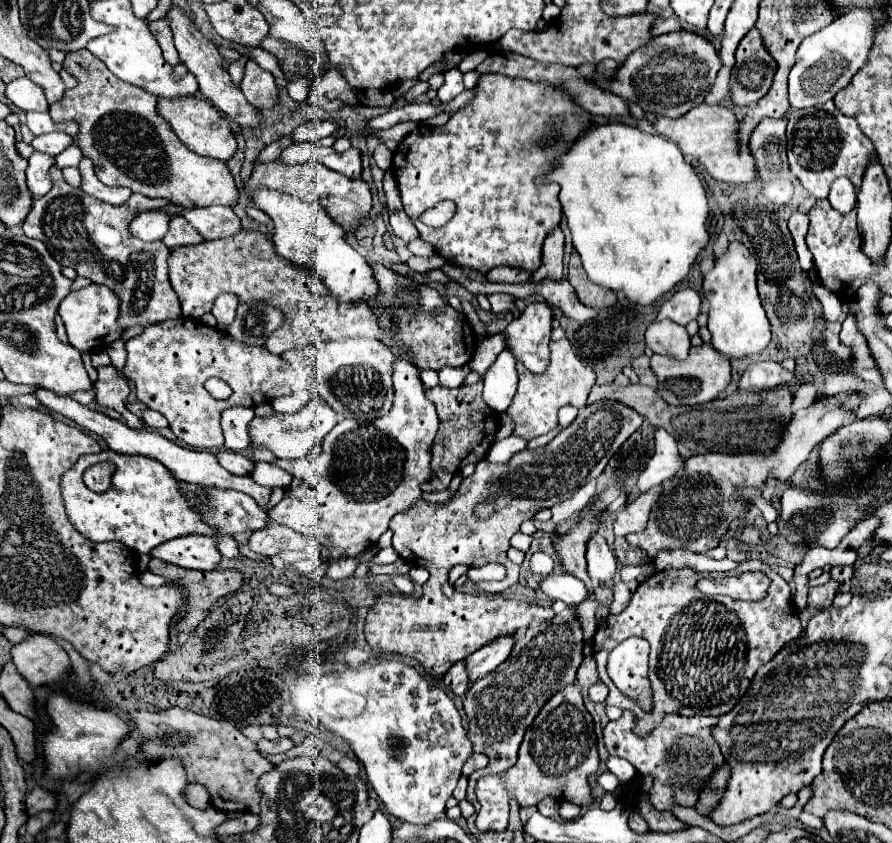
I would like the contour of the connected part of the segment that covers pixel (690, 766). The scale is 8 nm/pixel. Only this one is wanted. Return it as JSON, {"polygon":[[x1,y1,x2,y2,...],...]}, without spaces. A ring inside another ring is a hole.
{"polygon":[[624,712,620,720,608,722,604,728,604,744,608,754,626,758,634,764,638,778,654,776,652,788,646,792,654,810,672,810,674,806,694,808,704,784,712,778,714,770,724,764,718,742,712,738,712,726,716,726,714,716,680,716,668,714,662,724,646,738,632,732,636,718,632,712]]}

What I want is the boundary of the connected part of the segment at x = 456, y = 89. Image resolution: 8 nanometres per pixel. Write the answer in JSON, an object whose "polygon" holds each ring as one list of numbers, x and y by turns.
{"polygon":[[452,68,452,70,444,72,444,86,438,90,440,102,450,102,450,100,456,98,462,90,464,90,462,72,460,72,458,68]]}

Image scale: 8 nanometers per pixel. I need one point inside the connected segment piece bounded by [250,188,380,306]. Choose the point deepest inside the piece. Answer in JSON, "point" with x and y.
{"point":[304,234]}

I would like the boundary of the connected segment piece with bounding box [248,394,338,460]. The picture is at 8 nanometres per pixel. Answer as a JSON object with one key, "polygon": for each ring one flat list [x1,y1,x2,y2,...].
{"polygon":[[314,394,308,404,304,404,298,412,294,414,278,414,274,412,272,416,256,416,248,424,248,434,250,434,250,446,258,448,264,446,274,452,276,458,302,458,312,450,312,446,322,440,334,426,338,424,338,414,318,396]]}

